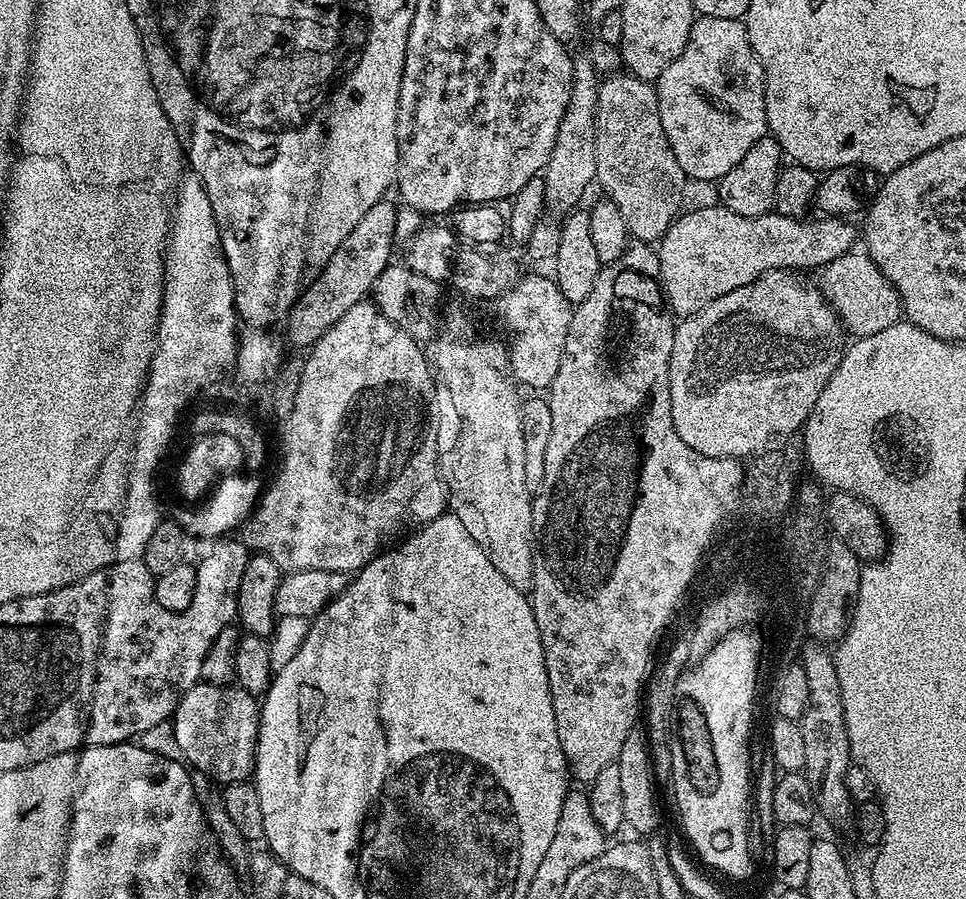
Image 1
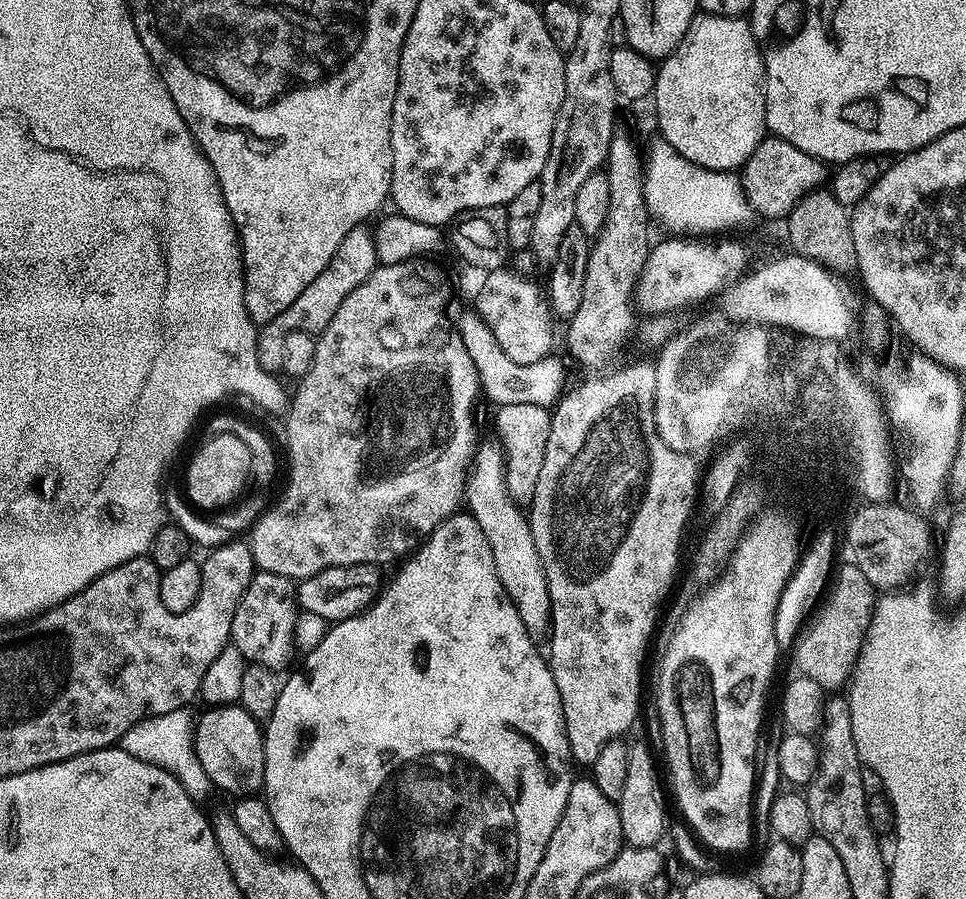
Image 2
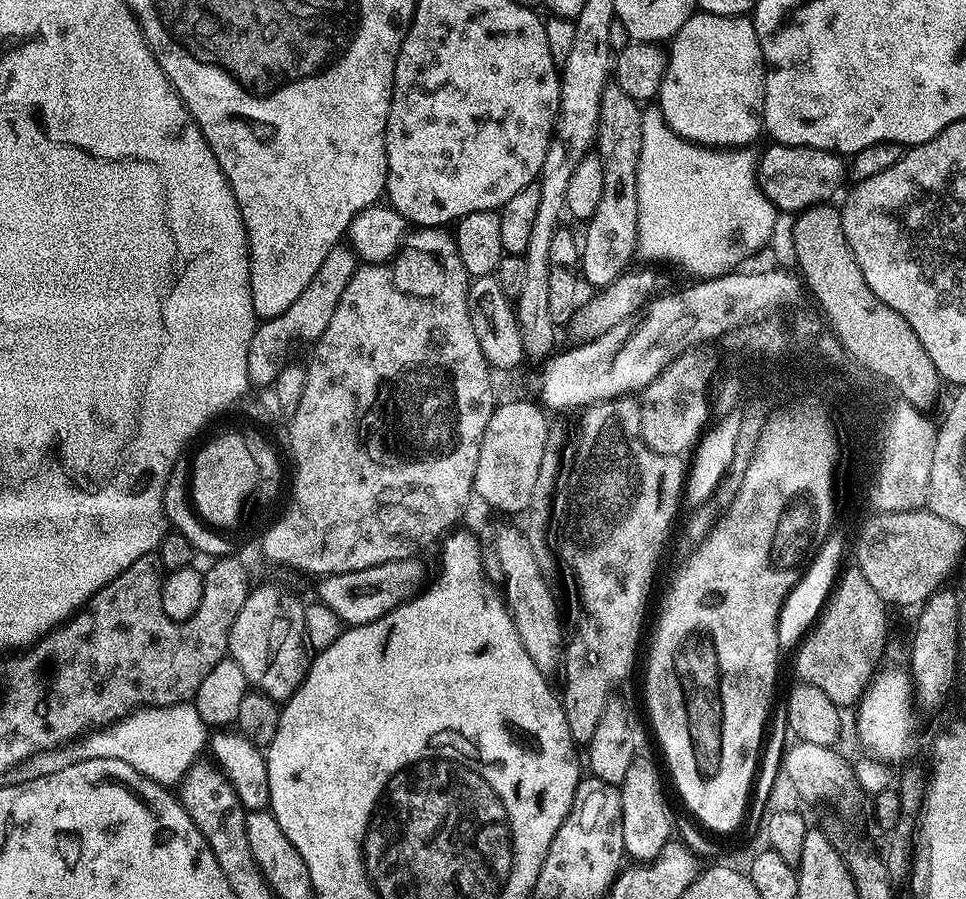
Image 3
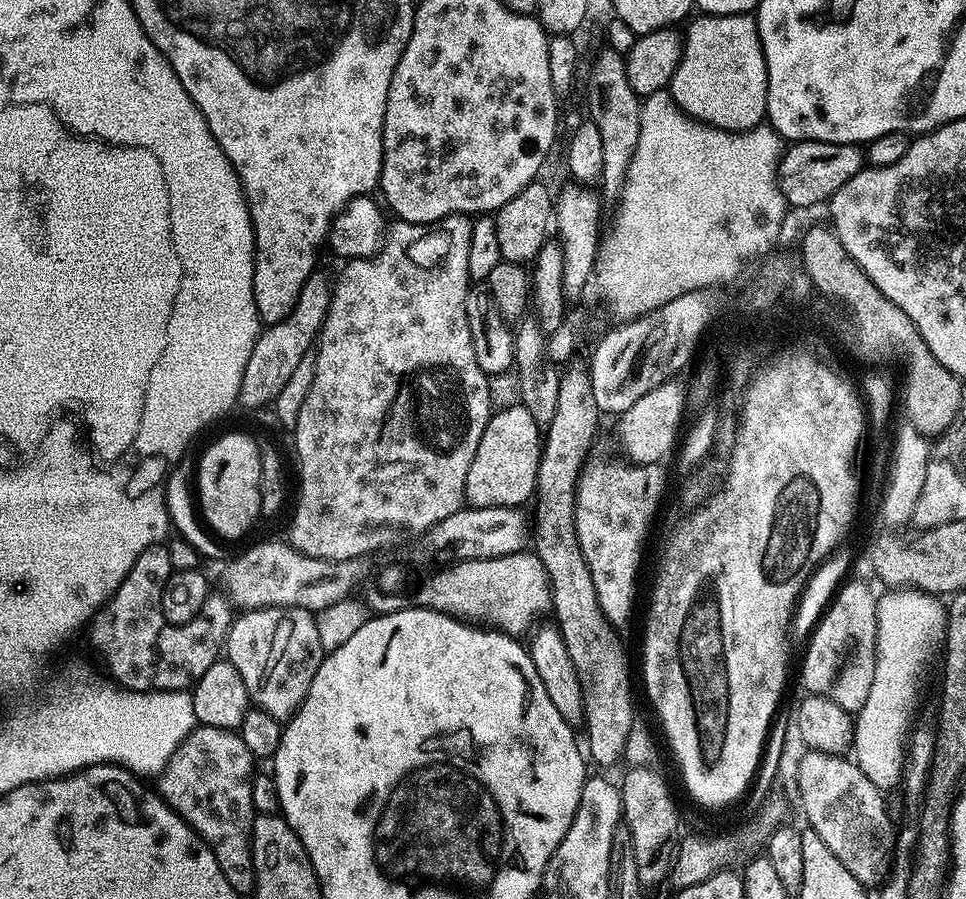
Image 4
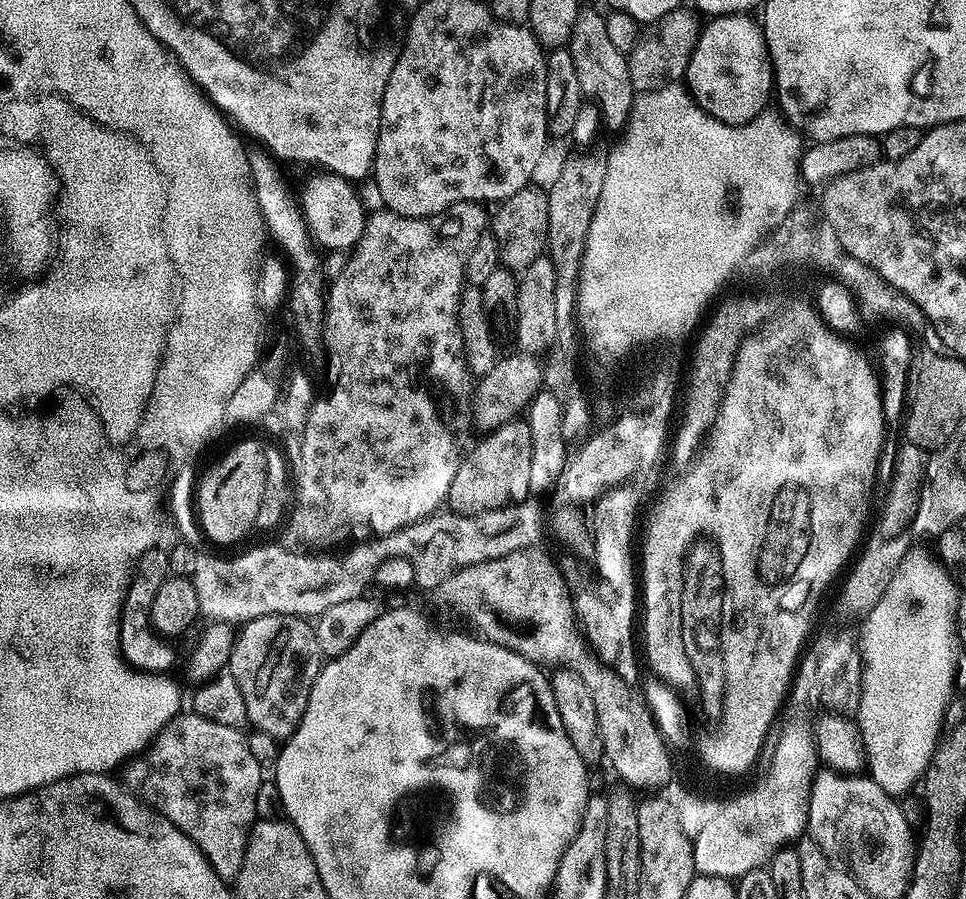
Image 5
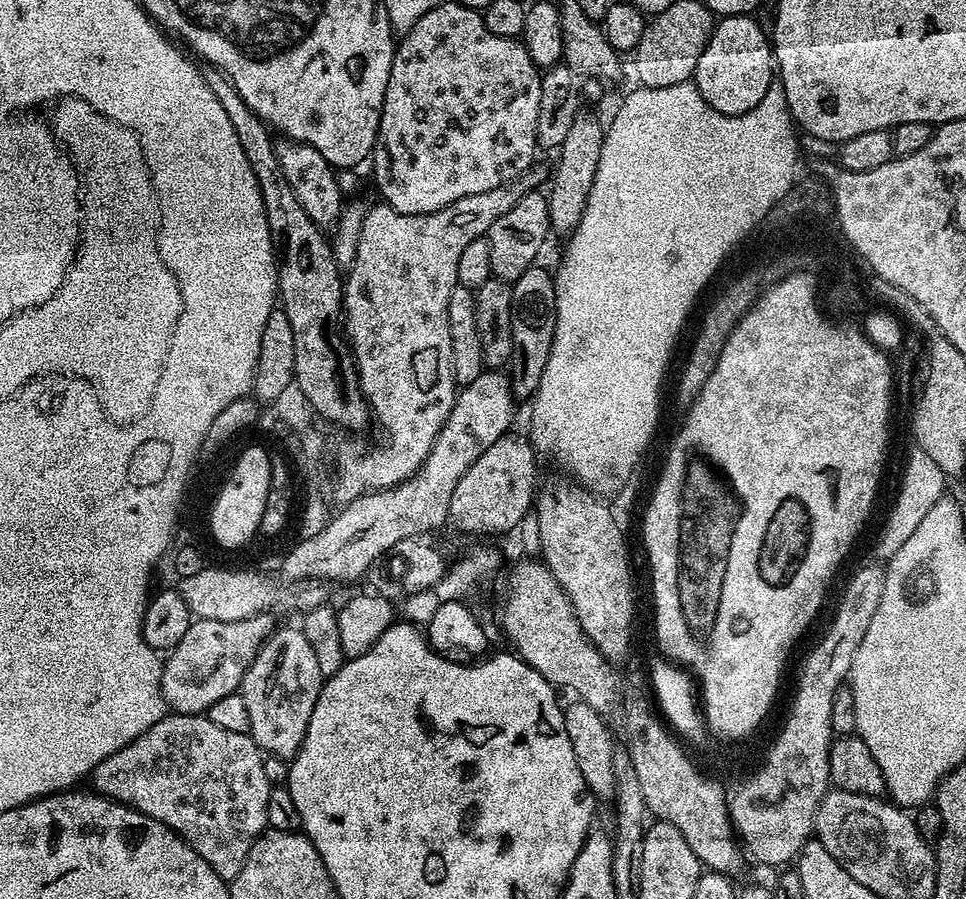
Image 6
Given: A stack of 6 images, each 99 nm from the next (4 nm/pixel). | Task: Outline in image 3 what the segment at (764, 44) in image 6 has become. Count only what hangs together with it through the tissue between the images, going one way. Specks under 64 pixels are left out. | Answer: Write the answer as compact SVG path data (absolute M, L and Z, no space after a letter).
M697 11L682 26L682 30L678 30L678 34L672 37L670 47L666 52L668 65L664 71L660 95L658 97L658 107L660 113L664 115L664 121L667 122L682 139L688 140L691 144L699 144L706 149L740 150L745 146L752 146L752 143L754 143L759 136L762 136L762 129L764 127L764 73L766 71L764 55L758 42L755 23L753 23L748 16L719 16L718 14Z

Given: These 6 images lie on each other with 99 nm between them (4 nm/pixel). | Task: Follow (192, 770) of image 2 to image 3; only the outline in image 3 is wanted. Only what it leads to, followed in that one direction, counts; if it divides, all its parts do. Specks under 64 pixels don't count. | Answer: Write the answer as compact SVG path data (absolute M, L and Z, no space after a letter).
M192 702L169 708L140 708L87 740L89 753L118 758L118 762L134 766L134 770L154 782L176 786L201 759L200 751L205 751L206 725Z

